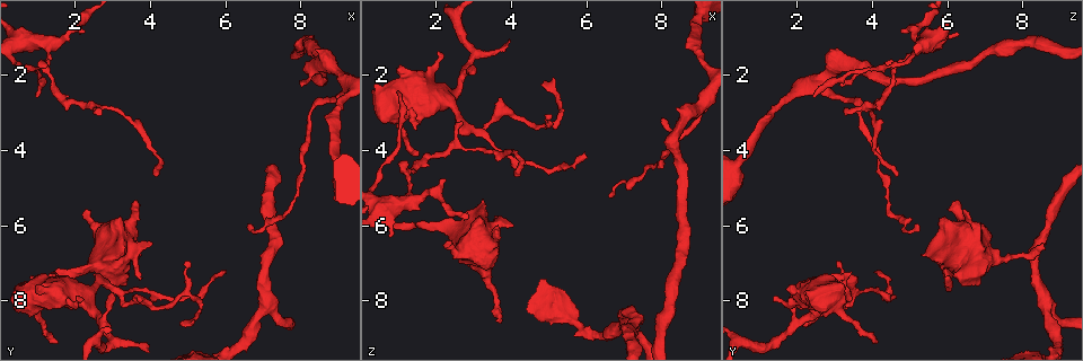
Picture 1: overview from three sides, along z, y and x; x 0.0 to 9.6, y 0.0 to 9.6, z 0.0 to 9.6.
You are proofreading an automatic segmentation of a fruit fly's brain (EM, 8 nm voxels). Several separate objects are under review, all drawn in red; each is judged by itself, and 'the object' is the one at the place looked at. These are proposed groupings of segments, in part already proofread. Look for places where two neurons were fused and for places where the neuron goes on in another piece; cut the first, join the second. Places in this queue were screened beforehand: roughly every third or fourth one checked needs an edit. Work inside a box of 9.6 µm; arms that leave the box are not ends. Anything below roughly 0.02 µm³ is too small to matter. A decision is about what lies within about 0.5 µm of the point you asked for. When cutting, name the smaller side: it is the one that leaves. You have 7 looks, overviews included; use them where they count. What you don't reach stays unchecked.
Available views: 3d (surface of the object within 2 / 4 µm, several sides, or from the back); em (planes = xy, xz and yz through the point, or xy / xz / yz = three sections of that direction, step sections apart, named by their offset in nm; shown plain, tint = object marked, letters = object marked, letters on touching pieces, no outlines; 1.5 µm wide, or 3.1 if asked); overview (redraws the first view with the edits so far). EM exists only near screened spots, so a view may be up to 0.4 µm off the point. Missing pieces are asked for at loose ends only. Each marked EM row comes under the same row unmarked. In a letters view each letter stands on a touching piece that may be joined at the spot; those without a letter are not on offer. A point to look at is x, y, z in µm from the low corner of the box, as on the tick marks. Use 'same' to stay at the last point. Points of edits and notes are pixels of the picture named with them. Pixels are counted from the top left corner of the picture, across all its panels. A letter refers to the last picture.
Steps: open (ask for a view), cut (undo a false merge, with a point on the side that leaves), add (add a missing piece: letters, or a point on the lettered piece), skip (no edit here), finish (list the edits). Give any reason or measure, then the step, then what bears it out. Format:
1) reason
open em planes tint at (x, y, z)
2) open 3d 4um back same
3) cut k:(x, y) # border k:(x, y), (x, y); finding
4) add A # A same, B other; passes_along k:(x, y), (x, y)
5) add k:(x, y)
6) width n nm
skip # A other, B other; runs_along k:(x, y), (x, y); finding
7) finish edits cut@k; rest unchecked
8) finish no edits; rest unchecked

tapers out
open 3d 4um at (0.80, 7.45, 5.90)

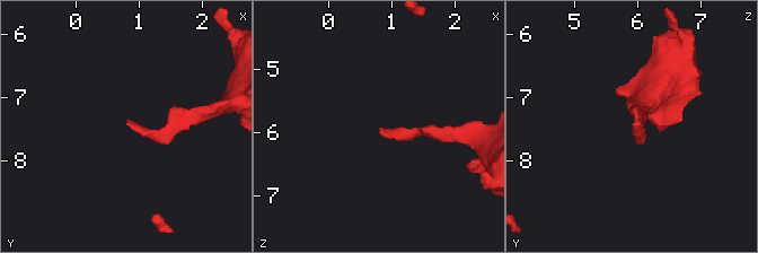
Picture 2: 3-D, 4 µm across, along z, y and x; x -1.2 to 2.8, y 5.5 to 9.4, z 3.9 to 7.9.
shape alone is not enough
open em xy step 4 letters at (0.80, 7.40, 5.90)

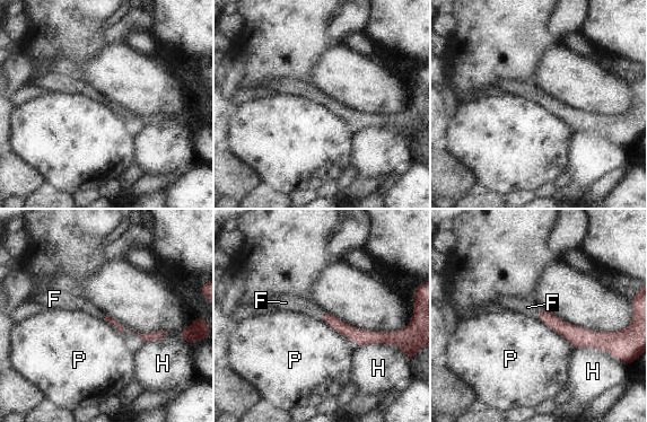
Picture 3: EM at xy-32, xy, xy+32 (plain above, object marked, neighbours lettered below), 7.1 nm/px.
add F # F same, H other, P other; passes_along 3:(568, 331), (539, 314), (527, 307); the neuron continues

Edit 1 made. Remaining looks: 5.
thin end
open 3d 2um at (4.20, 4.65, 4.65)

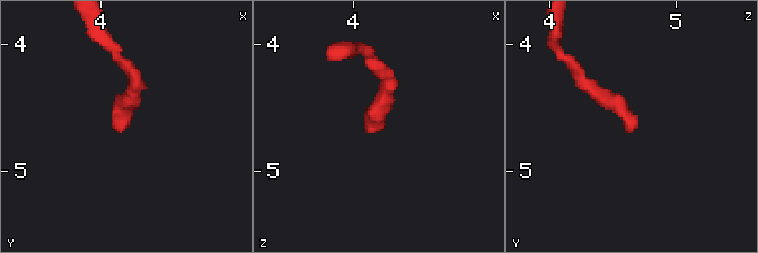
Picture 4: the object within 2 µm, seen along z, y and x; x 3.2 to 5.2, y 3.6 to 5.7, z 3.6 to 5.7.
shape alone is not enough
open em planes letters at (4.16, 4.66, 4.68)

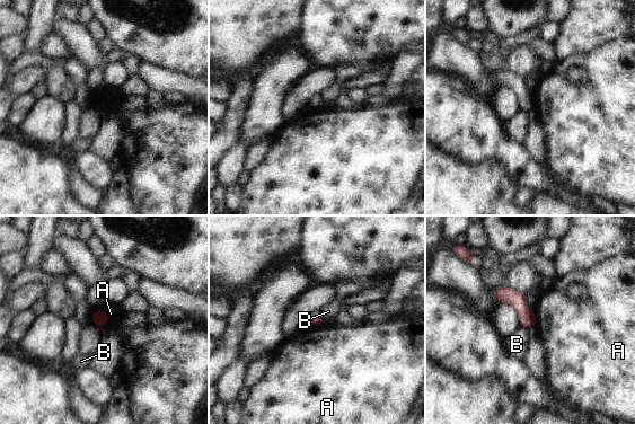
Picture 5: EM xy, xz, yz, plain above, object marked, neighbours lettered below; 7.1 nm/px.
longest_contact A 110 nm
skip # A other, B other; no lettered piece goes on from it

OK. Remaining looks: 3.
free end
open 3d 2um at (2.35, 5.60, 6.45)

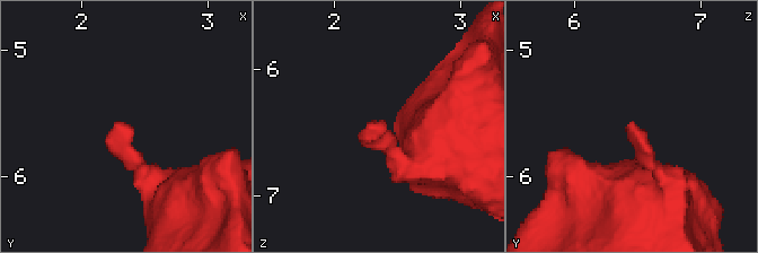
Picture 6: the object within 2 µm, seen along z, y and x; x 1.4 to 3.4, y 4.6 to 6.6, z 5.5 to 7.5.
open em xy step 8 letters at (2.28, 5.58, 6.42)

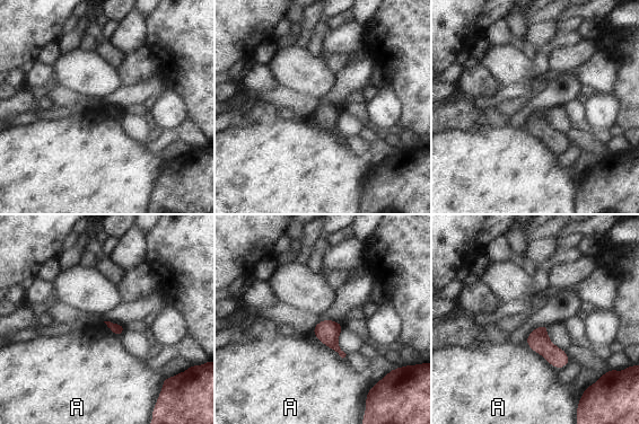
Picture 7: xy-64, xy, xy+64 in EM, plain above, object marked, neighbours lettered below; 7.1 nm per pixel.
longest_contact A 300 nm
skip # A other; border 7:(313, 330), (321, 342), (344, 358); no lettered piece goes on from it

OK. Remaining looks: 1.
finish edits add@3; rest unchecked

